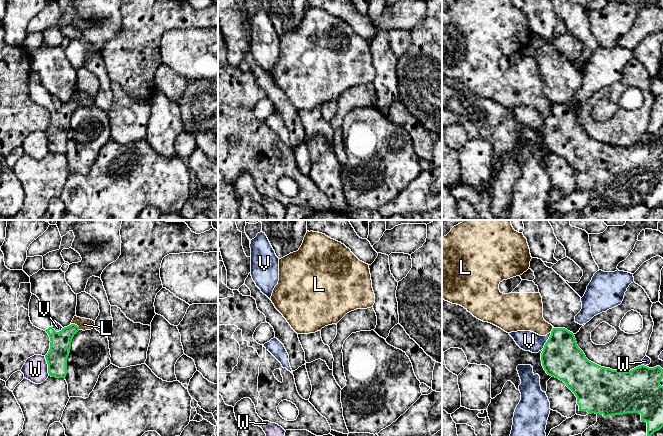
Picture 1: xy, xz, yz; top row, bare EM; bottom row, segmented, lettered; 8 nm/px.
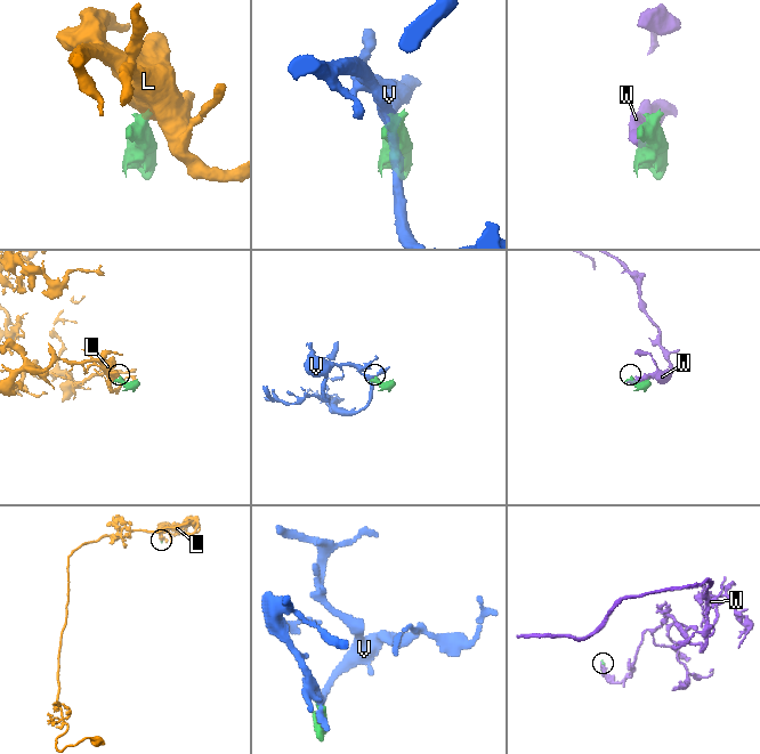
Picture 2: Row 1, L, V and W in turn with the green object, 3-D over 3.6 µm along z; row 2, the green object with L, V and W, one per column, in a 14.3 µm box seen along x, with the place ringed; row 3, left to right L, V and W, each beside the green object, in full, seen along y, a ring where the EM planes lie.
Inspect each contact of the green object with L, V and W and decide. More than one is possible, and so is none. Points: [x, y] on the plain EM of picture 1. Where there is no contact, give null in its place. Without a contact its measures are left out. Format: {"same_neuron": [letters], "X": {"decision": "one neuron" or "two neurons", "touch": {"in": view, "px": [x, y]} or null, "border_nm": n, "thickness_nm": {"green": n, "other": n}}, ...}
{"same_neuron": [], "L": {"decision": "two neurons", "touch": {"in": "xy", "px": [74, 100]}, "border_nm": 90, "thickness_nm": {"green": 170, "other": 100}}, "V": {"decision": "two neurons", "touch": {"in": "yz", "px": [547, 117]}, "border_nm": 160, "thickness_nm": {"green": 320, "other": 160}}, "W": {"decision": "two neurons", "touch": {"in": "xy", "px": [48, 142]}, "border_nm": 170, "thickness_nm": {"green": 170, "other": 200}}}

